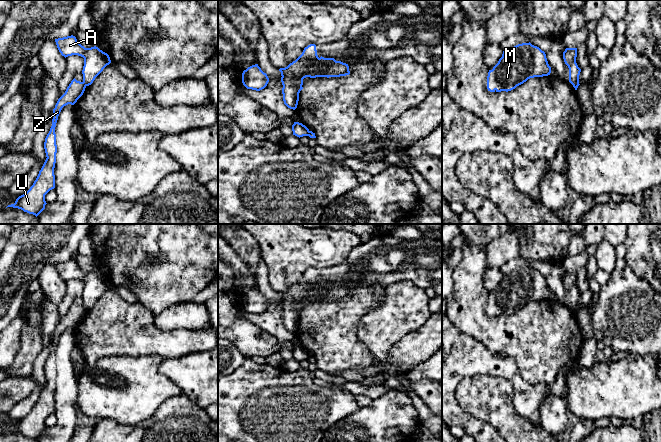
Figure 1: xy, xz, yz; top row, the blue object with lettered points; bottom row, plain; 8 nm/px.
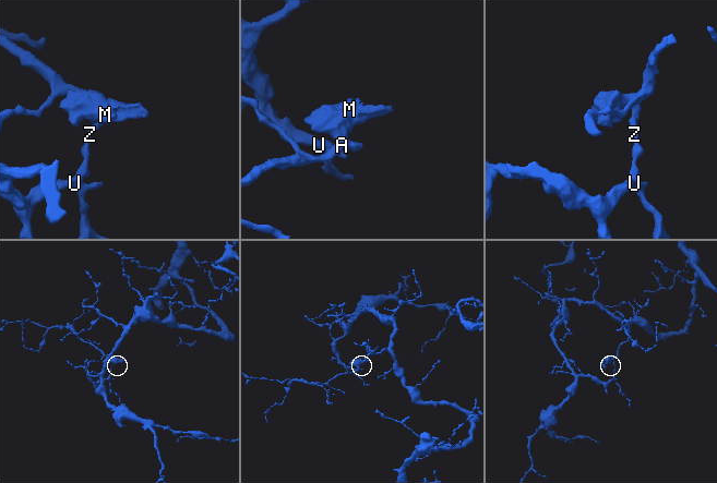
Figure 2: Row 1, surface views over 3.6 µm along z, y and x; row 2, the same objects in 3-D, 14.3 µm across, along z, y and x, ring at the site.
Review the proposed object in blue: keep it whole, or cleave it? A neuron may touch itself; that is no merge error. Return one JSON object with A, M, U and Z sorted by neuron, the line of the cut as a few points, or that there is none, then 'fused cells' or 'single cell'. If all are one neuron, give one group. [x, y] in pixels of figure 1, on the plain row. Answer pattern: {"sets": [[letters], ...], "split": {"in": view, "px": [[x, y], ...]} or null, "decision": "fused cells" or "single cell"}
{"sets": [["A", "M"], ["U", "Z"]], "split": {"in": "xy", "px": [[83, 305], [85, 310]]}, "decision": "fused cells"}

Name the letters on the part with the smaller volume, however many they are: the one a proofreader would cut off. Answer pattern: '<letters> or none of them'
A, M

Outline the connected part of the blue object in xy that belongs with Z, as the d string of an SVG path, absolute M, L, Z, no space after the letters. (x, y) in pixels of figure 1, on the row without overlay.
M75 302L67 311L65 317L58 323L52 338L52 350L44 366L46 384L39 395L39 398L30 413L19 420L14 428L7 431L13 431L23 434L36 441L45 433L47 428L45 419L55 412L54 392L56 387L56 358L55 351L58 340L62 332L68 328L74 329L85 315L84 306L77 305Z

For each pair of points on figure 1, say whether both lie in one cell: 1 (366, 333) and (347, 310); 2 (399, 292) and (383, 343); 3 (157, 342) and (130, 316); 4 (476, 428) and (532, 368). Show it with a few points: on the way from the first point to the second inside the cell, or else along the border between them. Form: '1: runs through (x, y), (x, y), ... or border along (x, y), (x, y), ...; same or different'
1: border along (376, 308), (358, 325), (357, 337), (366, 346); different
2: runs through (399, 305), (399, 313), (383, 330); same
3: runs through (149, 341), (132, 324); same
4: border along (509, 358), (515, 361), (525, 380), (545, 384); different

